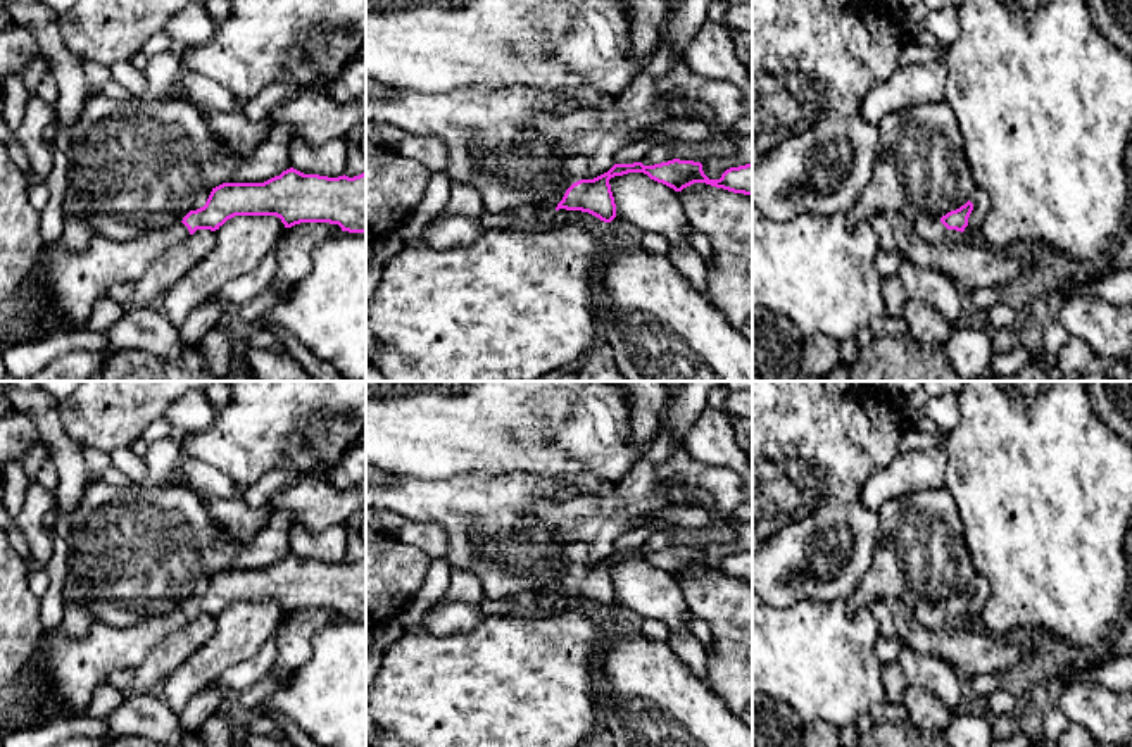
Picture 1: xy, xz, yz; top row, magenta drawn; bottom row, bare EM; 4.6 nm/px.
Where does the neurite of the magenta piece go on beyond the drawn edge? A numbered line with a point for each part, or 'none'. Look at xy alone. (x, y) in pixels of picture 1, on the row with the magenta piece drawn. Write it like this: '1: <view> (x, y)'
1: xy (75, 282)

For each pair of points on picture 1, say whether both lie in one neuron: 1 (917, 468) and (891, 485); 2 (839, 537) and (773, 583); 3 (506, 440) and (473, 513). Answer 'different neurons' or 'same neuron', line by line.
1: same neuron
2: same neuron
3: different neurons

